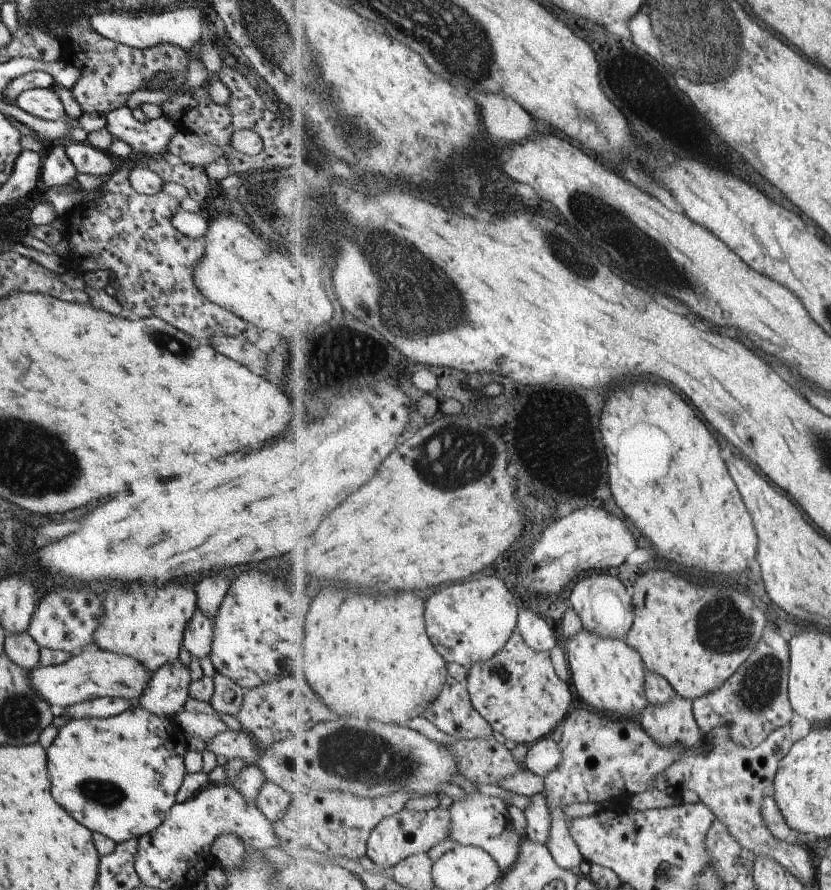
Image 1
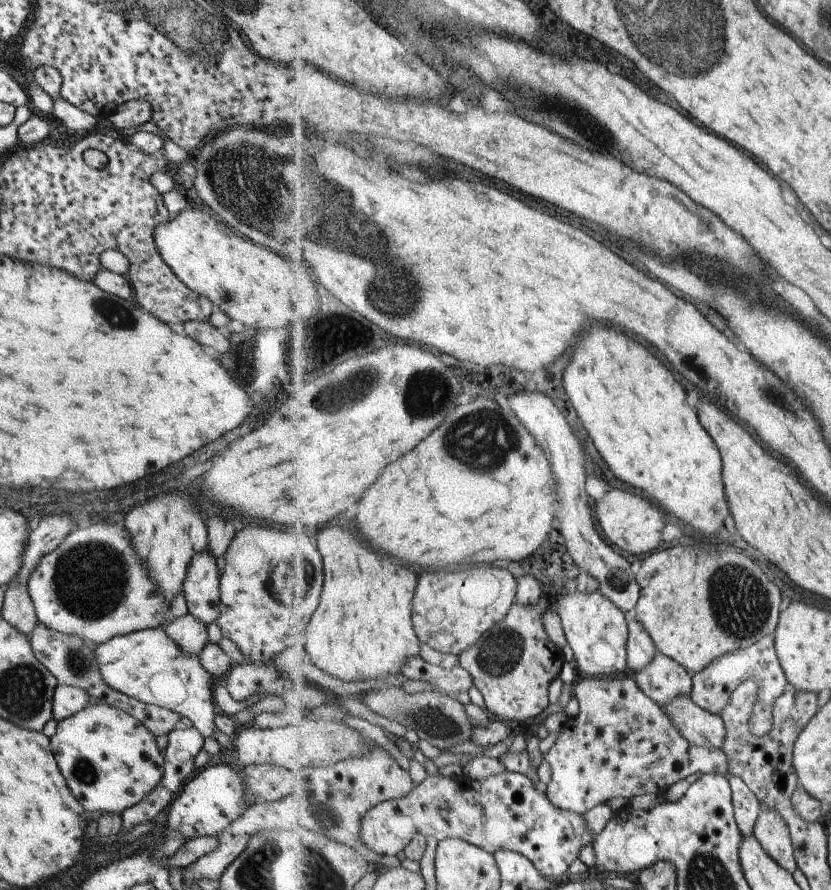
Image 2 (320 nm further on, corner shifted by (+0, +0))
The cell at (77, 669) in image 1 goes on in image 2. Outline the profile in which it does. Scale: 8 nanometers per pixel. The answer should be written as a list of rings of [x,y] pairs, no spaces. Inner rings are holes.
[[[162,627],[141,629],[119,635],[96,646],[94,657],[103,682],[110,689],[145,704],[157,705],[186,716],[203,738],[211,737],[216,706],[212,701],[211,675],[201,666],[198,656],[178,649]]]

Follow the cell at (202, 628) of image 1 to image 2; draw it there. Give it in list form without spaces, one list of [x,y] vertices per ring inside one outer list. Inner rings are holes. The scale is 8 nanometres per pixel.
[[[207,548],[189,559],[182,591],[188,613],[205,626],[215,622],[220,613],[218,582],[220,571]]]

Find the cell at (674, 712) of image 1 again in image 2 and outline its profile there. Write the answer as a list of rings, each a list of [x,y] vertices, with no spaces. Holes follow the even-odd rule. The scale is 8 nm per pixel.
[[[659,650],[646,667],[635,672],[634,678],[639,688],[661,707],[676,696],[691,695],[694,687],[691,672]]]

